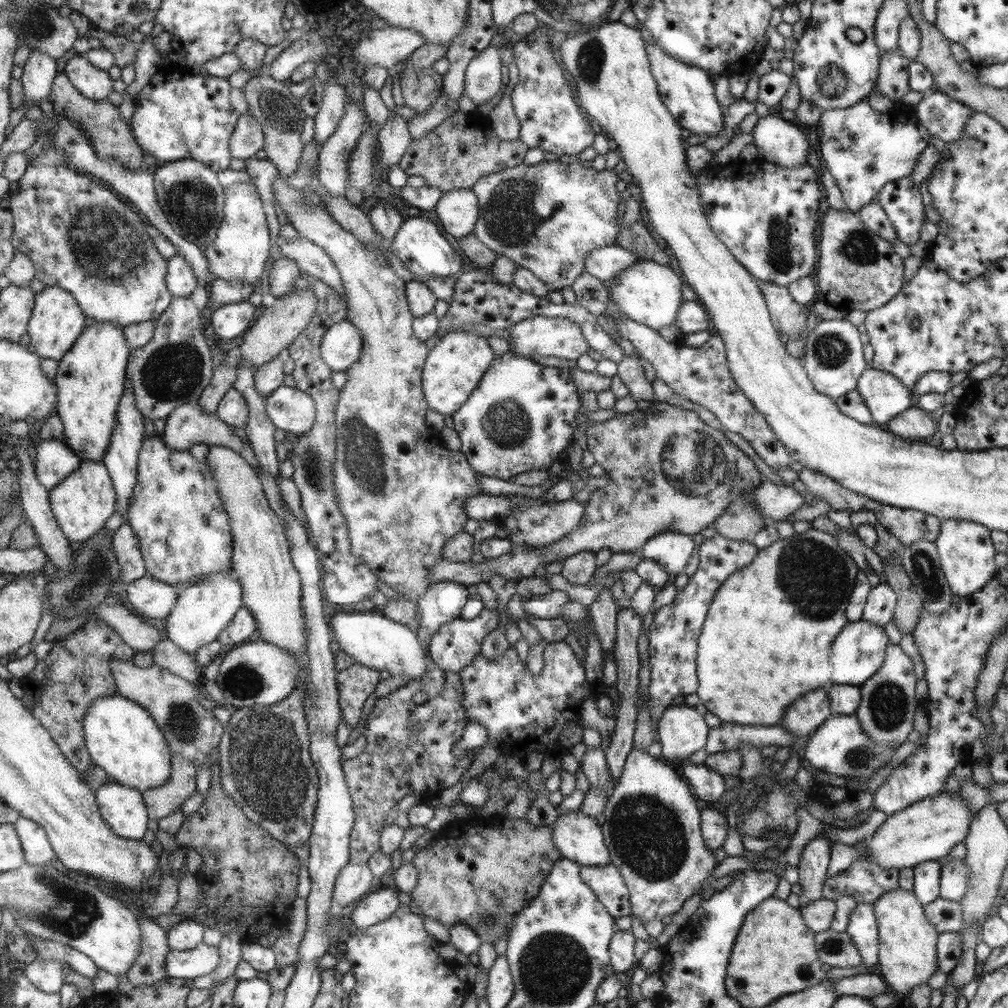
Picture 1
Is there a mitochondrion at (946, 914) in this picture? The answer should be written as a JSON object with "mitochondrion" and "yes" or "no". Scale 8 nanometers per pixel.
{"mitochondrion":"no"}

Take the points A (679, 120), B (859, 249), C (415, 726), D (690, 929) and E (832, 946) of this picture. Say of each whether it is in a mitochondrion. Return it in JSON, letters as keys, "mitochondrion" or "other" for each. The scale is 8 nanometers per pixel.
{"A":"other","B":"mitochondrion","C":"mitochondrion","D":"other","E":"mitochondrion"}

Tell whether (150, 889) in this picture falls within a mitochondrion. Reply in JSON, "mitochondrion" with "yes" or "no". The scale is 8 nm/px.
{"mitochondrion":"no"}

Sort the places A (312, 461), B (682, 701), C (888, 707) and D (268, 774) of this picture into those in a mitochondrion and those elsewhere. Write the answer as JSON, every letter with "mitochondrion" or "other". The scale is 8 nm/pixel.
{"A":"mitochondrion","B":"other","C":"mitochondrion","D":"mitochondrion"}

